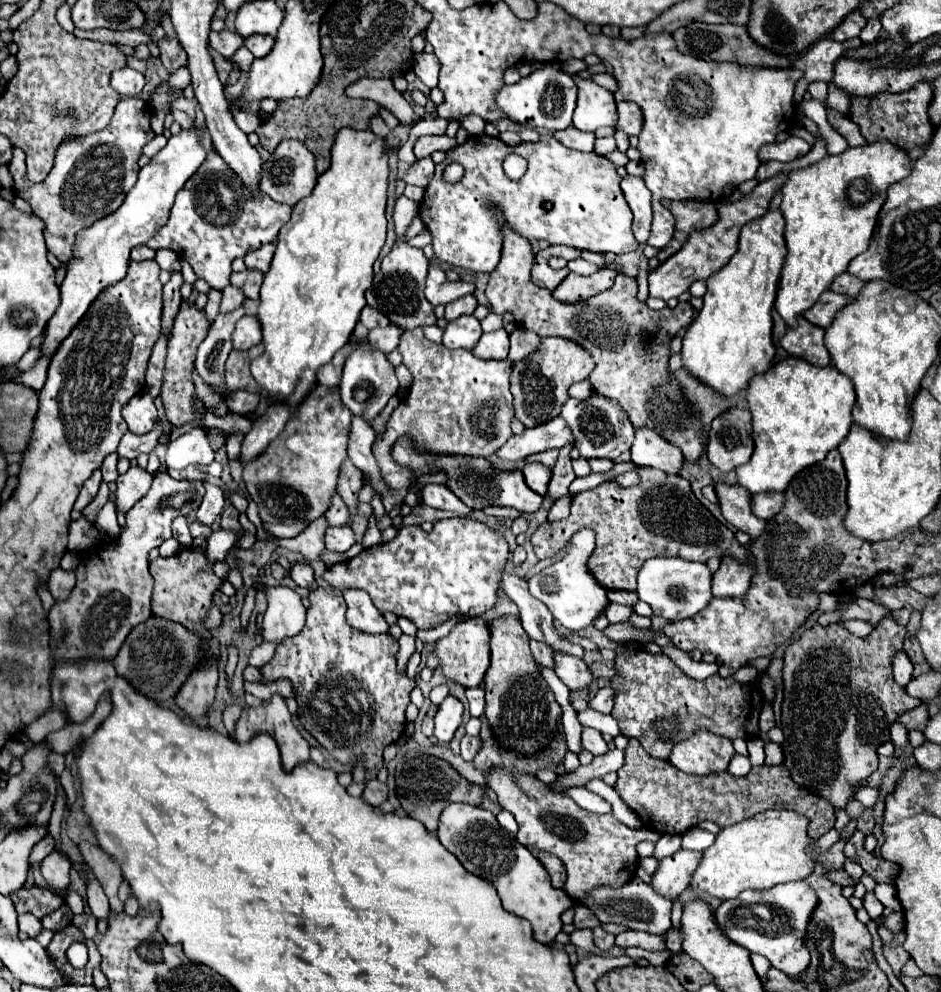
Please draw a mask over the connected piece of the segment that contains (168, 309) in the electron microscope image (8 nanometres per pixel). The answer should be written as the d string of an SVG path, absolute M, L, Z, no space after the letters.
M174 272L170 282L164 286L164 308L162 308L162 334L170 336L172 332L172 324L174 324L174 318L180 310L180 302L182 302L182 296L180 296L180 286L182 286L182 274L180 272Z

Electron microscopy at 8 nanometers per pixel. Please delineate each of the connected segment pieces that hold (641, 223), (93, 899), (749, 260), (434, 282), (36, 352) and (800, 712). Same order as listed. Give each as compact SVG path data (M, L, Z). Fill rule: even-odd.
M632 175L622 178L622 192L634 212L634 236L640 244L644 244L652 226L652 194L642 178Z
M86 866L84 870L86 870L88 878L90 878L90 882L87 883L86 888L86 904L88 904L90 912L92 912L96 918L108 918L108 912L110 912L108 898L106 898L106 894L104 894L104 890L102 890L100 882L94 878L92 870L90 870L88 866Z
M768 210L764 216L750 220L740 232L738 252L720 272L706 280L708 290L704 294L704 308L686 328L682 342L684 368L726 396L748 386L754 374L768 370L772 364L772 306L784 256L782 212Z
M432 260L430 262L430 270L428 270L428 278L426 278L426 298L432 306L438 306L438 304L450 304L454 302L456 298L462 298L466 294L472 294L474 292L474 284L470 282L448 282L446 276L444 276L444 270L440 266L436 266L436 262Z
M40 347L30 348L30 350L28 350L24 356L22 356L22 360L16 364L16 372L18 372L18 374L22 374L22 372L30 370L30 368L36 364L38 356L40 356Z
M886 616L878 628L872 630L872 634L868 634L866 638L858 638L854 634L850 634L842 624L830 624L830 626L812 626L808 628L796 642L792 642L786 652L784 652L784 704L782 704L782 732L786 736L784 744L782 744L782 752L784 752L784 764L786 768L790 770L792 774L792 780L796 784L800 784L802 788L808 788L810 792L816 792L820 796L824 796L832 806L838 806L838 808L844 808L846 802L852 798L852 790L856 786L860 786L860 780L868 778L876 768L878 768L878 756L876 756L876 748L884 742L890 740L890 726L896 722L896 718L906 712L906 710L912 710L920 704L918 698L912 698L906 694L904 686L900 686L894 676L892 676L892 660L894 656L902 650L902 642L904 642L904 636L906 636L906 628L896 624L892 616Z

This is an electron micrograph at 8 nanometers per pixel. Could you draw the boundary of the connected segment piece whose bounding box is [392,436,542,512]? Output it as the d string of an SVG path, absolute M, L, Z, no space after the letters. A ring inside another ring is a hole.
M402 436L402 440L398 440L398 444L394 444L392 456L394 456L394 462L398 462L414 472L414 480L410 482L410 488L416 490L418 504L422 504L422 488L424 488L424 484L420 484L418 478L424 474L436 474L436 472L444 472L448 476L446 486L450 486L450 492L454 492L466 506L470 506L474 510L482 510L486 506L496 504L496 506L510 506L520 512L536 512L542 504L542 496L538 496L534 490L530 490L526 486L520 470L512 470L512 472L496 470L496 468L492 468L488 458L434 456L430 452L418 452L418 448L414 448L414 444L410 444L410 440L406 440L406 436Z

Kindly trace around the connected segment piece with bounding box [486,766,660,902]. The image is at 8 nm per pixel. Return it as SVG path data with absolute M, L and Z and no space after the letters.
M494 766L486 774L486 782L488 788L496 792L498 804L514 814L520 826L516 840L526 848L552 852L564 862L568 872L564 890L576 902L598 886L622 886L628 882L636 874L638 866L636 844L642 840L656 842L660 838L658 832L648 828L628 828L612 814L598 816L586 812L576 802L570 802L562 790L554 792L552 784L544 784L532 774L512 774L500 766Z

